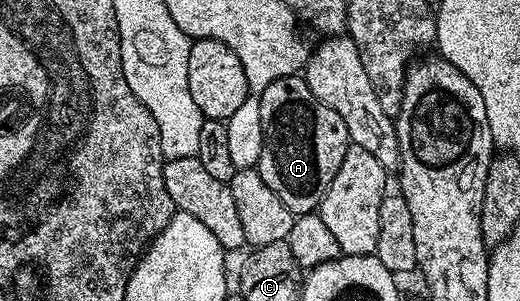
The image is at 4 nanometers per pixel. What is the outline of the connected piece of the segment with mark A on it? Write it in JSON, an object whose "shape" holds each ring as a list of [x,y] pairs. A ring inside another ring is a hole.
{"shape":[[[300,75],[274,79],[258,96],[260,133],[264,137],[258,168],[266,187],[286,203],[293,215],[319,210],[326,187],[338,175],[350,144],[342,115],[319,101]]]}

